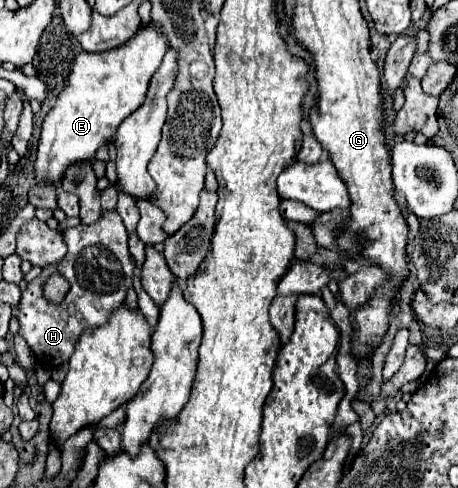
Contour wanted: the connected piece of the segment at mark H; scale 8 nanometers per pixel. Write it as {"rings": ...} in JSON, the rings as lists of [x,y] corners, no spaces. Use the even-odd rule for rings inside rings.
{"rings":[[[103,211],[101,219],[89,227],[79,223],[77,227],[63,231],[63,239],[67,239],[65,259],[53,267],[43,267],[43,273],[29,283],[27,291],[21,295],[21,311],[17,315],[21,321],[19,335],[29,343],[37,361],[47,367],[67,363],[79,337],[87,329],[101,327],[109,321],[113,311],[125,303],[125,295],[133,287],[133,273],[137,267],[129,253],[129,237],[117,211]],[[53,273],[63,275],[71,285],[61,303],[49,303],[43,295],[43,285]]]}

